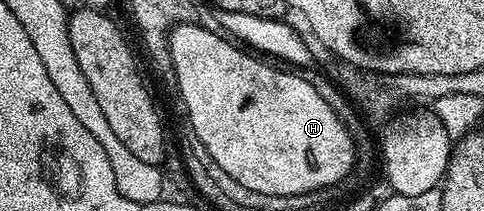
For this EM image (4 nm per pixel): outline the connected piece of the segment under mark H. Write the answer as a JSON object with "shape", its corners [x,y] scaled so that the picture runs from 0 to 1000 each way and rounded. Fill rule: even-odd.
{"shape":[[[411,109],[366,118],[347,194],[366,365],[362,417],[380,469],[401,649],[430,706],[432,768],[496,858],[502,886],[543,924],[624,924],[678,882],[700,882],[700,858],[719,815],[729,815],[736,697],[727,645],[682,488],[657,450],[643,379],[618,365],[618,341],[552,308],[562,299],[506,242],[494,209],[450,180]]]}

